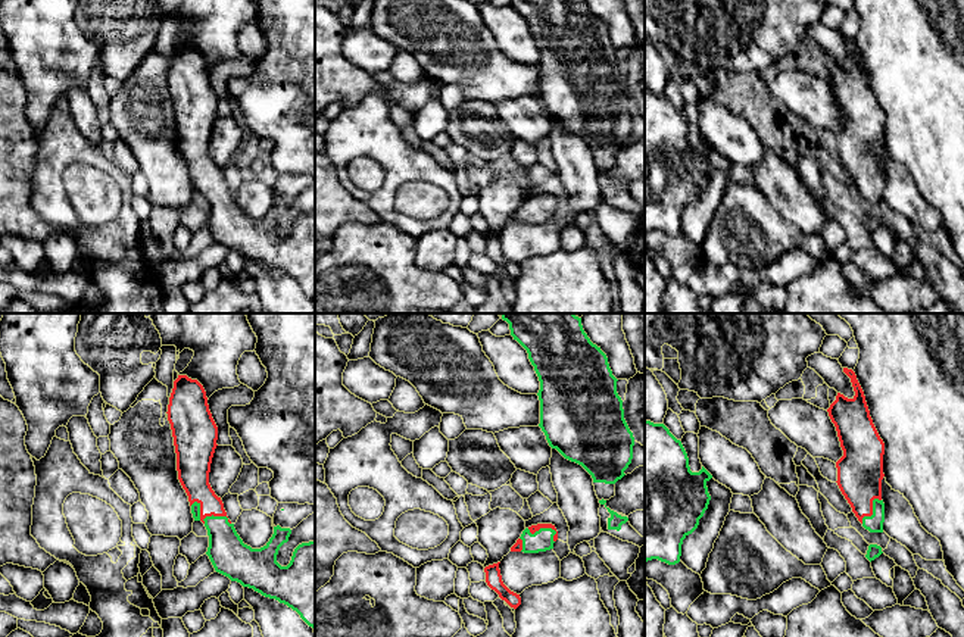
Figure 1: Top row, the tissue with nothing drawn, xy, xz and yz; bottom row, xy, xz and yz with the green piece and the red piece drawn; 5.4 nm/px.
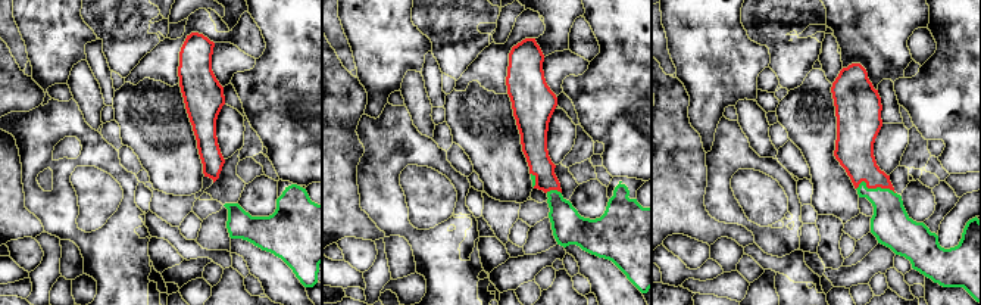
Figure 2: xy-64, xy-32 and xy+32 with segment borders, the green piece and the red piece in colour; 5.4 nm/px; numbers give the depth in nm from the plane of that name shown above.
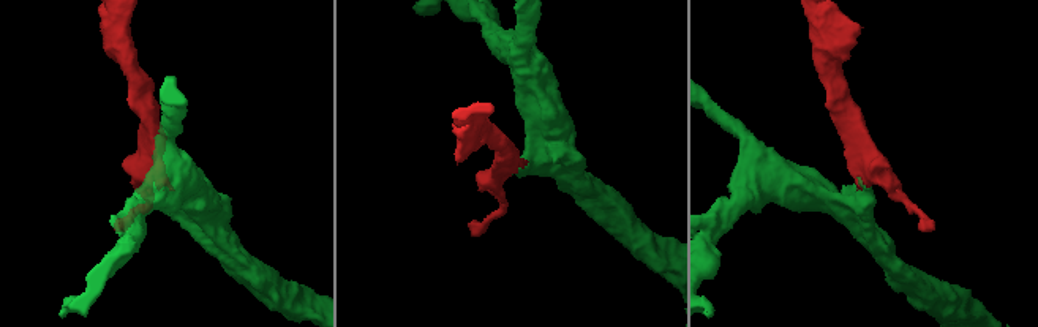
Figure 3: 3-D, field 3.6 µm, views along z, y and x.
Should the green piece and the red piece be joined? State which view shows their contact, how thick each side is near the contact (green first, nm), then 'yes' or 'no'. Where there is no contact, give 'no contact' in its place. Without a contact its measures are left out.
xy | 200/170 nm | yes

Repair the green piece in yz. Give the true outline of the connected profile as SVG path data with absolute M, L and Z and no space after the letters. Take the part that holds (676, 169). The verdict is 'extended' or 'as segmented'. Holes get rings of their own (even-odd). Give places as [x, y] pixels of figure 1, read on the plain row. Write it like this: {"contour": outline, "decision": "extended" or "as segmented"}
{"contour": "M645 90L645 232L658 229L668 235L680 232L683 210L692 204L699 190L708 179L711 166L706 153L712 146L702 137L699 143L692 143L687 124L664 94L653 94Z", "decision": "as segmented"}

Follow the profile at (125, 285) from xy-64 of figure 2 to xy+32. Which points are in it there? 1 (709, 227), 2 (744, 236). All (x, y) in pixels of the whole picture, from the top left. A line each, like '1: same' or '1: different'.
1: different
2: different

